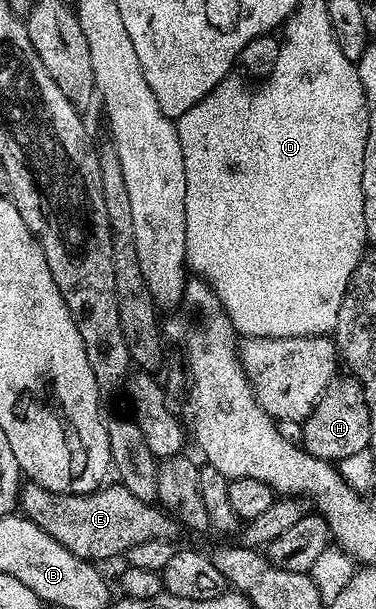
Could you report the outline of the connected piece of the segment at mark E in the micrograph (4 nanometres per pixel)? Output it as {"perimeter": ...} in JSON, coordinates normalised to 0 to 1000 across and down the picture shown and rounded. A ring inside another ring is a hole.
{"perimeter":[[[72,791],[59,796],[51,810],[48,833],[59,846],[109,864],[120,877],[162,890],[162,897],[218,920],[295,920],[303,913],[324,915],[346,900],[364,897],[364,890],[468,885],[468,856],[431,833],[399,821],[364,818],[364,811],[314,791],[295,793],[226,811],[173,811],[136,808],[104,795]]]}

